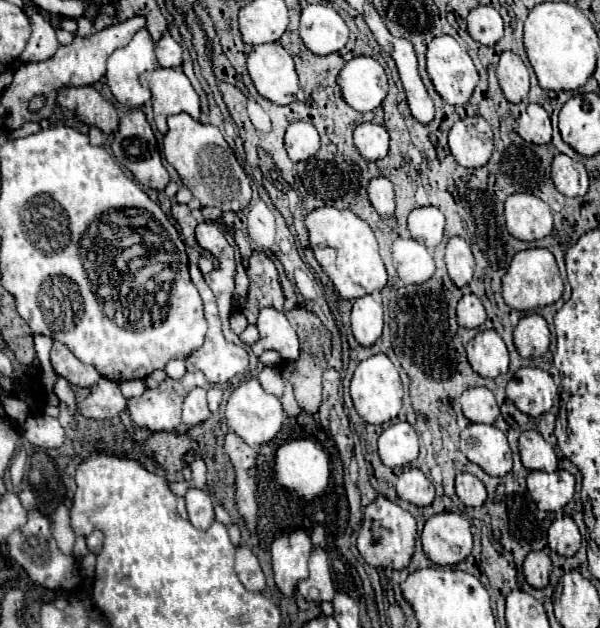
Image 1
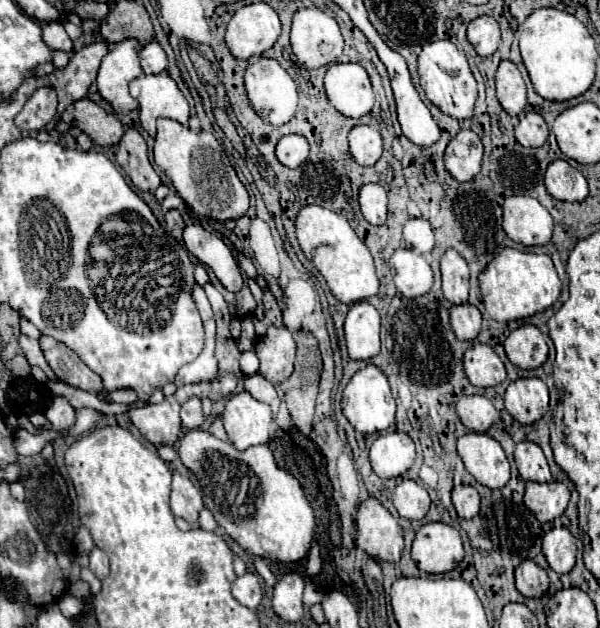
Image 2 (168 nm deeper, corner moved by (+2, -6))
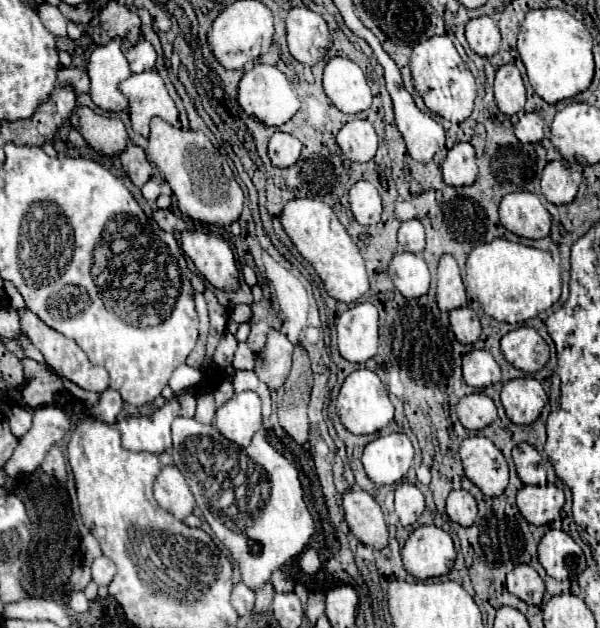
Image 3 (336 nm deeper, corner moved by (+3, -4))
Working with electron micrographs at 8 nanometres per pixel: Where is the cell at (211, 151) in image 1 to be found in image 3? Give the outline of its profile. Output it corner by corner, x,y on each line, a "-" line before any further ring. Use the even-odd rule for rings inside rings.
152,118
146,154
150,162
154,162
164,174
164,180
170,184
174,196
178,198
182,214
190,216
192,220
220,226
232,224
240,218
244,202
242,188
234,180
226,158
214,148
204,132
174,128
162,118

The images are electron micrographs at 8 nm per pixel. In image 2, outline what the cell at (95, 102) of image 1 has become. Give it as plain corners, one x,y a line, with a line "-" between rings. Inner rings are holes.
83,98
83,100
75,102
71,108
67,108
61,114
61,120
77,126
99,146
119,144
119,140
125,132
123,124
115,116
107,114
101,106
97,106
95,102
87,100
87,98

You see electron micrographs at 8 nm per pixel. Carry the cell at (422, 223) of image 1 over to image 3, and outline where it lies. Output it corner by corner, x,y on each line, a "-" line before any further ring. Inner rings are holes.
420,220
402,222
398,230
398,242
406,252
422,252
426,246
426,232

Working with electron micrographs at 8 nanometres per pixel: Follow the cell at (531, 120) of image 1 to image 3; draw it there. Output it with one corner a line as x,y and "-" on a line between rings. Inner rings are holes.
518,114
518,124
516,124
516,138
520,142
540,142
544,138
544,120
538,114

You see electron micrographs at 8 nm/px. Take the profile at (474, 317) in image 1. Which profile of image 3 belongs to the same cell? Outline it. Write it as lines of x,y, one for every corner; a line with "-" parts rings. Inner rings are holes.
470,306
450,310
450,326
462,344
474,344
482,330
478,314

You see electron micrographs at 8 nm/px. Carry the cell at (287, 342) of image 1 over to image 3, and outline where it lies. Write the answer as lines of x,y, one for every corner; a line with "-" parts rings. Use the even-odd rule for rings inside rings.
270,330
264,350
256,358
256,376
268,384
270,390
280,388
290,372
294,344
280,330

